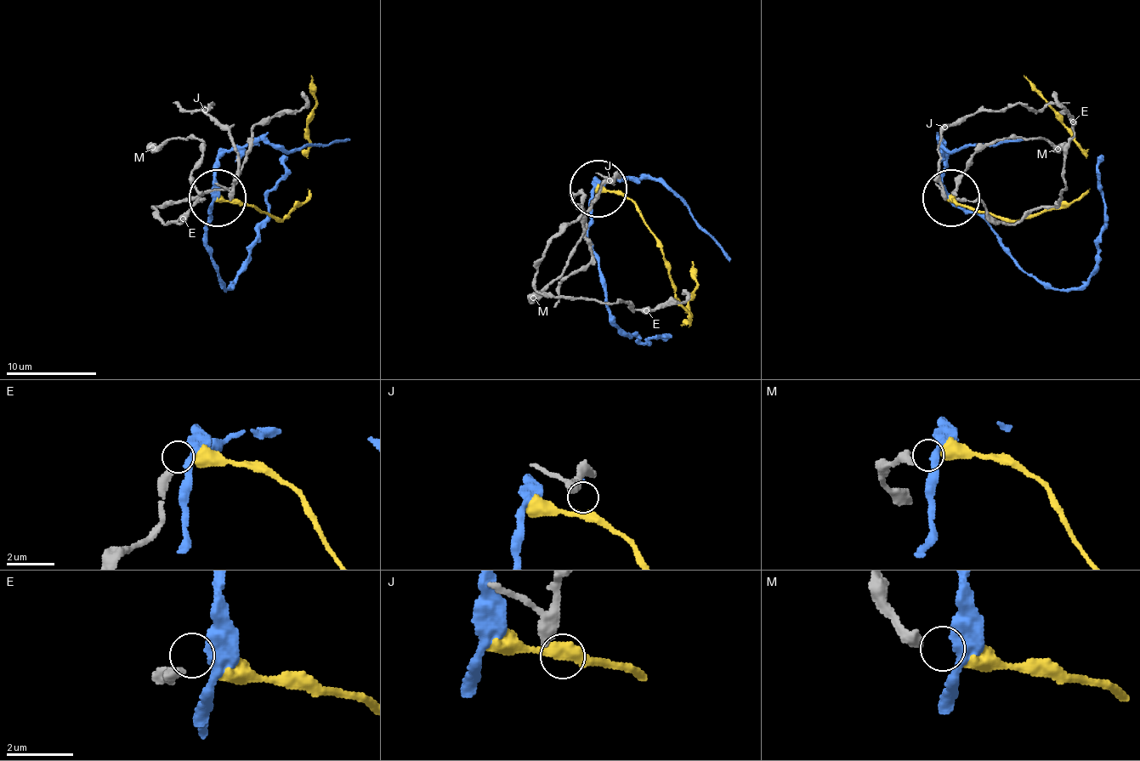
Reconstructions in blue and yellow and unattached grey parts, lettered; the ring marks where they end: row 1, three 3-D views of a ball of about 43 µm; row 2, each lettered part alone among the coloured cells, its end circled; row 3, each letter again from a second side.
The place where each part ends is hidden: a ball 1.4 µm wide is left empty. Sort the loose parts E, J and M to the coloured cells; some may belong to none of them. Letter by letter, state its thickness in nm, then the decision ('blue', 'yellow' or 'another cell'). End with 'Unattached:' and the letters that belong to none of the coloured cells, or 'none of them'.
E: 320 nm | another cell
J: 280 nm | another cell
M: 340 nm | yellow
Unattached: E, J

